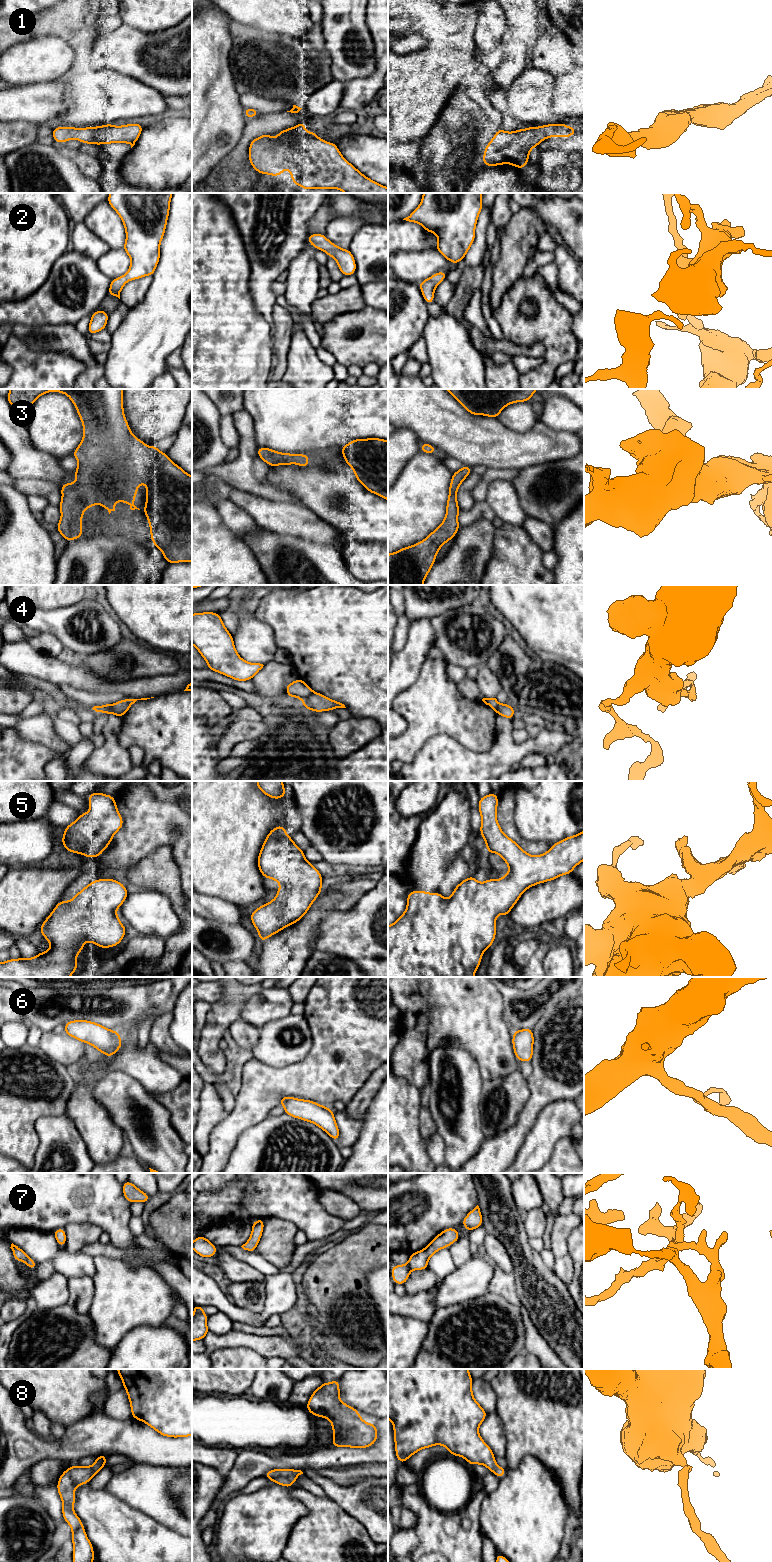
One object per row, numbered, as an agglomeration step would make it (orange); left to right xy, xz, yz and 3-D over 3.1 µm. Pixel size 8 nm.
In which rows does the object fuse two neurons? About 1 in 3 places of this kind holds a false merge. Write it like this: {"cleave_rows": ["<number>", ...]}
{"cleave_rows": ["4"]}

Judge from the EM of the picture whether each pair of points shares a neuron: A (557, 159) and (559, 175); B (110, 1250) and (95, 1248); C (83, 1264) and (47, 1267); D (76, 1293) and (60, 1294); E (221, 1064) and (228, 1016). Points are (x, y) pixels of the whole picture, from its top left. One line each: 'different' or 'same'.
A: same
B: same
C: different
D: different
E: same

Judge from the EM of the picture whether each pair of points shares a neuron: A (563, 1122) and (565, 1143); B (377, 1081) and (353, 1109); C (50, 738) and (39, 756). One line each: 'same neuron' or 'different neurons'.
A: different neurons
B: same neuron
C: different neurons

